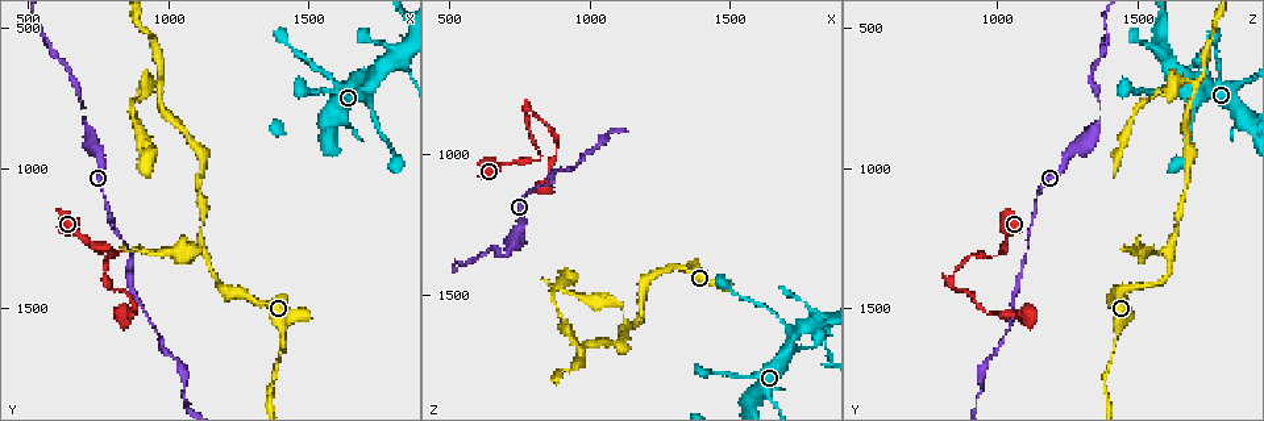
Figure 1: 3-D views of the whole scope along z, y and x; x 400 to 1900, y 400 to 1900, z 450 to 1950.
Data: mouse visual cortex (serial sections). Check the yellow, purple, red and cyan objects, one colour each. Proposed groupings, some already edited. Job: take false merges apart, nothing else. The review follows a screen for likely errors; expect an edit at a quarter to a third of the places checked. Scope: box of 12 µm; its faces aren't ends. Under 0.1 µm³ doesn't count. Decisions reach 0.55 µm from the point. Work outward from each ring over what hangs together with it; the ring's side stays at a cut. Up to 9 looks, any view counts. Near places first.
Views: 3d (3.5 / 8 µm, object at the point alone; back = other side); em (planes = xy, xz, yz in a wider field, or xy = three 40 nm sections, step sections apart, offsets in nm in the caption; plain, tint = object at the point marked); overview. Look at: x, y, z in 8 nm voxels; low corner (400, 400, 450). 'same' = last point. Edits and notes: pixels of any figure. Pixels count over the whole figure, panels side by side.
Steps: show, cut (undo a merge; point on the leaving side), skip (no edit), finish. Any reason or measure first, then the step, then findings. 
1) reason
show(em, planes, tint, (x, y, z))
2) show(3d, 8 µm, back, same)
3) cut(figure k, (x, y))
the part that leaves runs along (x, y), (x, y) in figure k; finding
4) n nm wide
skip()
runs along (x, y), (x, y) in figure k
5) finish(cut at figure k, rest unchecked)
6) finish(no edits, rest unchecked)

sudden change in width
show(3d, 3.5 µm, (1420, 1630, 1410))

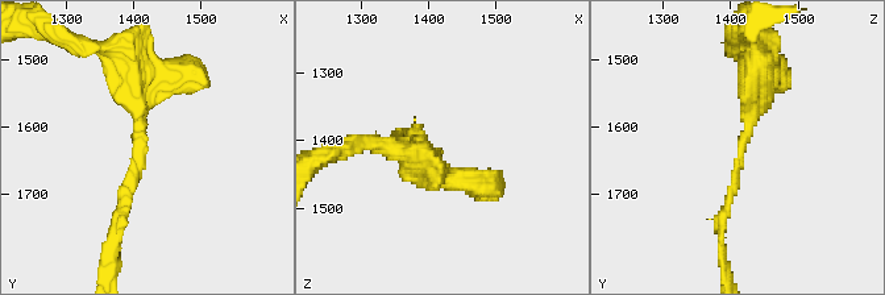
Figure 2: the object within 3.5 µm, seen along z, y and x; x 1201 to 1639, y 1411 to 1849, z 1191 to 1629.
arms of 150, 350 nm
show(em, xy, step 3, tint, (1415, 1630, 1420))

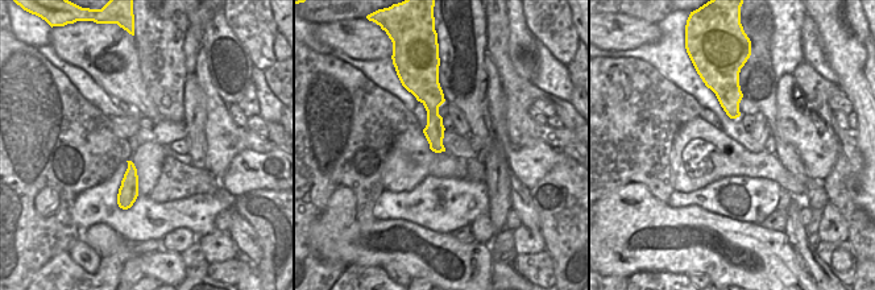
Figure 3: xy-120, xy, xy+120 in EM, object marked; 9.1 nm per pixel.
skip()
runs along (759, 59), (742, 161), (722, 225) in figure 2; one cell here

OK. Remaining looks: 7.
thin neck
show(3d, 3.5 µm, (1150, 1320, 1630))

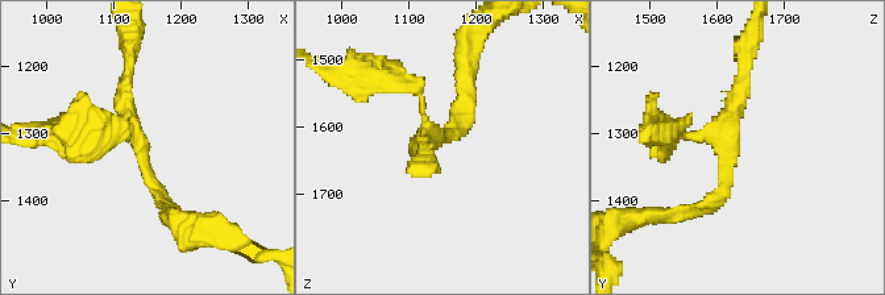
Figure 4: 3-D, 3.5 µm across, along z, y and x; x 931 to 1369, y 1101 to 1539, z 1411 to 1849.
3 arms; arms of 150, 200, 200 nm; shape alone is not enough
show(em, xy, step 2, tint, (1145, 1315, 1620))

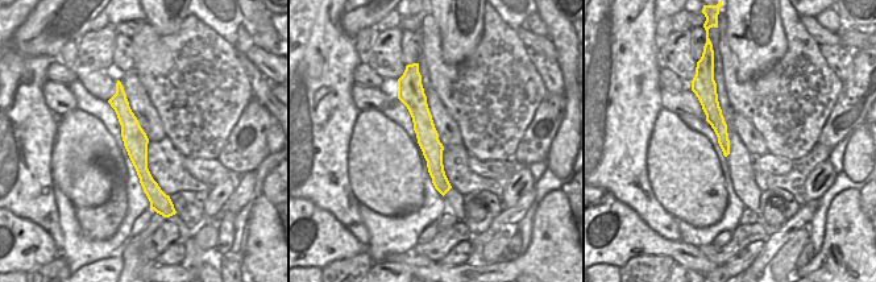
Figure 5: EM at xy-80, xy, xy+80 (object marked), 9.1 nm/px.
show(em, xy, step 5, tint, same)

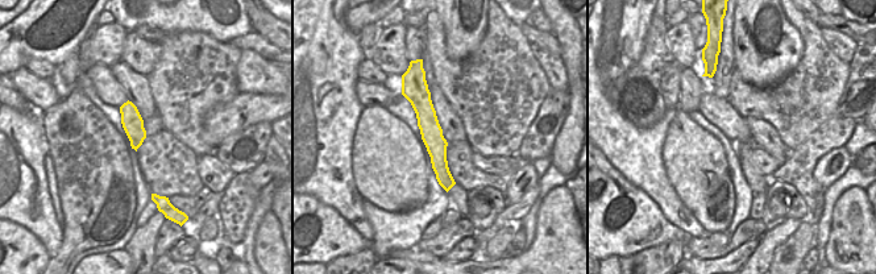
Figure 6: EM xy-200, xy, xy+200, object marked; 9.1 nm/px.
skip()
runs along (698, 212), (728, 177), (746, 63) in figure 4; one cell here

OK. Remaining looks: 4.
three-way junction
show(3d, 8 µm, (960, 700, 1700))

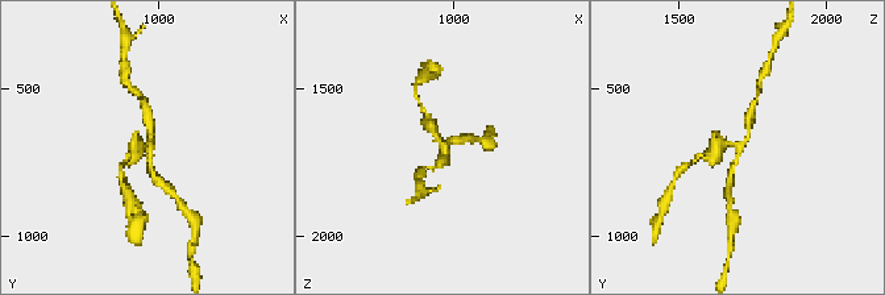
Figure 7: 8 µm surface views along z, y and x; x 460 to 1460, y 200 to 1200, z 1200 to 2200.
now the EM
show(em, xy, step 5, tint, (970, 710, 1710))

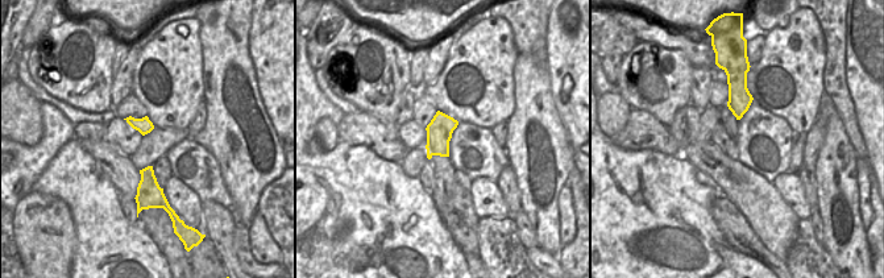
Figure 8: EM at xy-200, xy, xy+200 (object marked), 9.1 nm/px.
skip()
runs along (161, 183), (148, 144), (133, 156) in figure 7; all the same cell

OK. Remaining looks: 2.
sharp bend
show(3d, 3.5 µm, back, (1800, 630, 1610))

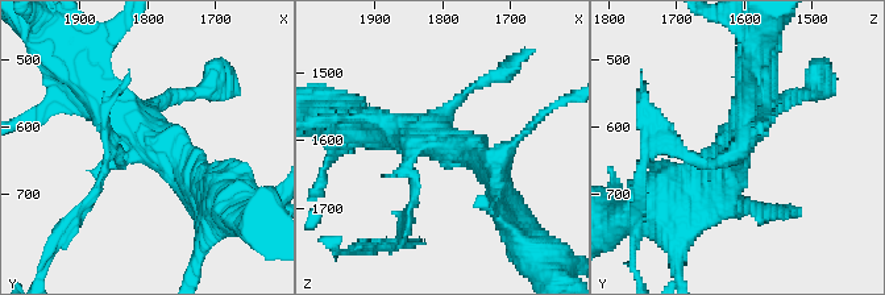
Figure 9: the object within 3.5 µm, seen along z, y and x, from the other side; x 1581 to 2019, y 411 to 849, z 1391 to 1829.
need the tissue
show(em, xy, step 3, tint, (1800, 625, 1605))

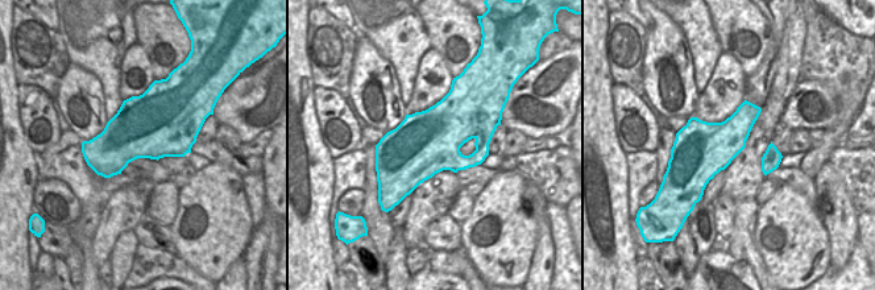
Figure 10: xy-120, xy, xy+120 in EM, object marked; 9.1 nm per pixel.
skip()
one cell here

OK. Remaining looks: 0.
finish(no edits, rest unchecked)

